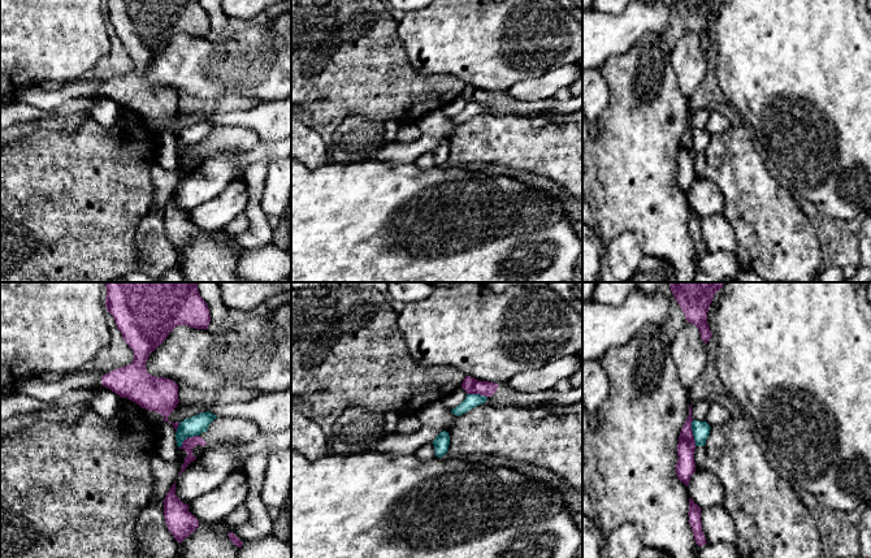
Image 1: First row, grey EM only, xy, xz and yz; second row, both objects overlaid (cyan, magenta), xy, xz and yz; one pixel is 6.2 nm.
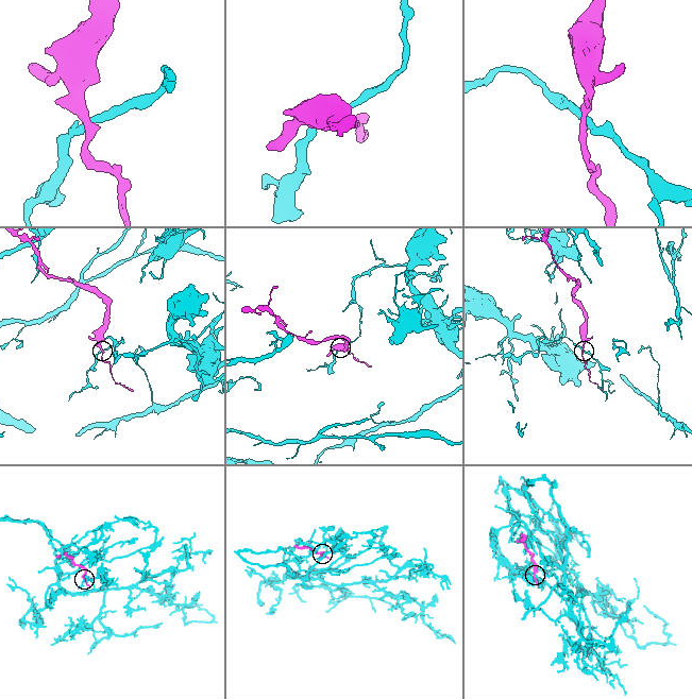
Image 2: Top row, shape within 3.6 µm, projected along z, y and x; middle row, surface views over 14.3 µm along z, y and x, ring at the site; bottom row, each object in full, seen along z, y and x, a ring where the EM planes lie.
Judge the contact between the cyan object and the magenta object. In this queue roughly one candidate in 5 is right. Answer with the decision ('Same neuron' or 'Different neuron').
Different neuron

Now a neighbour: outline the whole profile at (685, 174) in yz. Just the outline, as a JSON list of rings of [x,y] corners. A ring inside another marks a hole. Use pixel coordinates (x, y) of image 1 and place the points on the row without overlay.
[[[692,113],[689,116],[689,125],[681,137],[677,152],[677,172],[676,172],[676,183],[680,190],[682,190],[686,195],[689,194],[690,185],[696,179],[696,170],[694,170],[694,159],[696,159],[696,150],[692,139]]]

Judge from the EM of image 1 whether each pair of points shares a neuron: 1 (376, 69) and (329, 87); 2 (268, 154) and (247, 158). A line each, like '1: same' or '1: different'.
1: same
2: same

